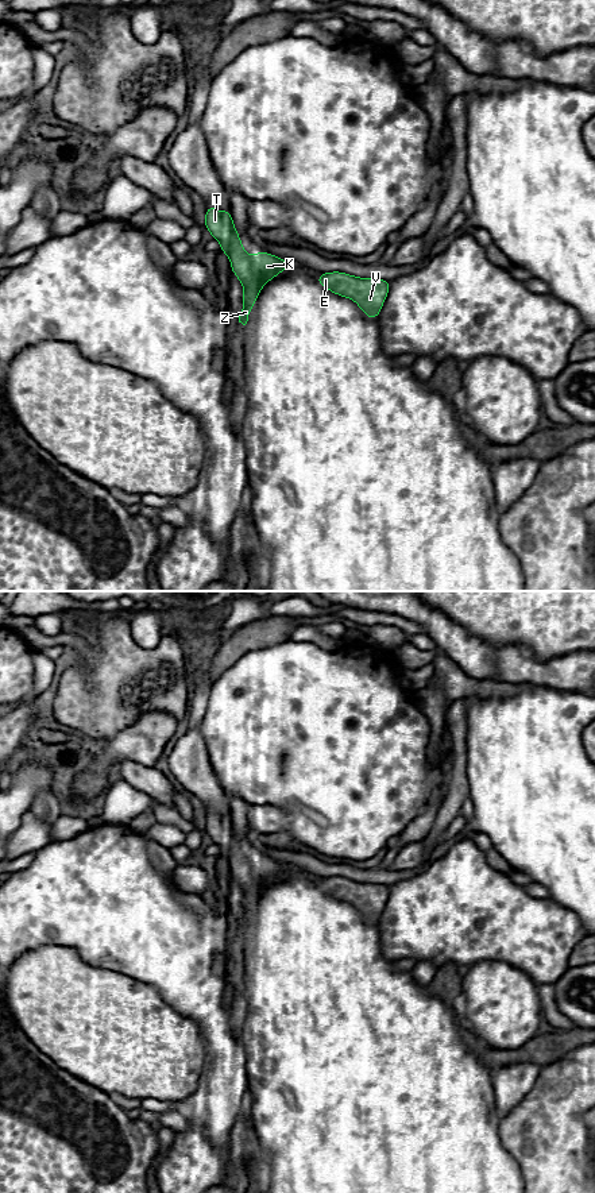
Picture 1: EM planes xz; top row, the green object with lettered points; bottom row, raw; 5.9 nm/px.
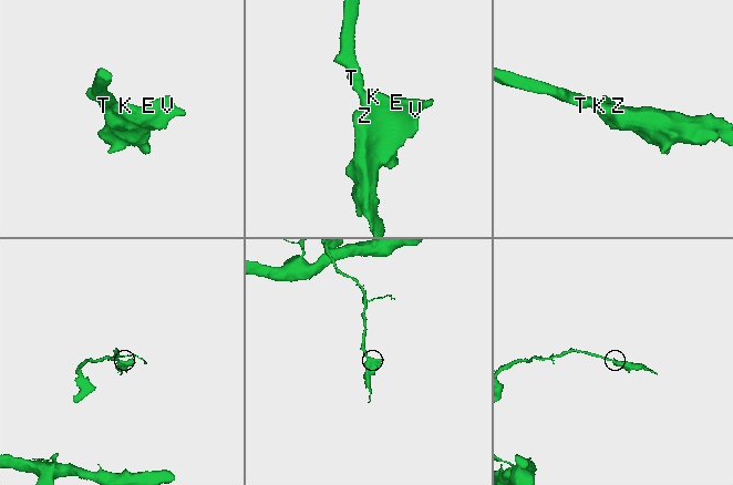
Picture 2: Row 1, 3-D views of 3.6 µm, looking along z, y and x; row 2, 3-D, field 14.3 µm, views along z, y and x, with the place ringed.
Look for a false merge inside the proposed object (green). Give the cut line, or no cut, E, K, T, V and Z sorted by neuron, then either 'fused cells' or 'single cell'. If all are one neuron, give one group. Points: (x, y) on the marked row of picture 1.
no cut | E K T V Z | single cell

